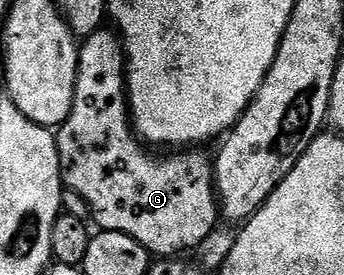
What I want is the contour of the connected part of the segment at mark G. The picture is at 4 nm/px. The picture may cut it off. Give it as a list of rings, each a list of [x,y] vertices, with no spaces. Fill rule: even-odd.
[[[100,30],[86,37],[86,39],[79,44],[79,65],[77,66],[77,78],[75,79],[73,106],[71,107],[71,113],[67,121],[59,125],[57,129],[57,139],[59,142],[59,157],[61,158],[63,183],[70,191],[81,194],[81,198],[85,198],[85,202],[91,208],[91,220],[94,221],[94,223],[99,223],[98,227],[102,229],[102,231],[129,234],[129,238],[141,242],[141,246],[145,246],[145,250],[151,253],[152,257],[175,258],[180,254],[190,253],[201,242],[205,242],[205,238],[209,238],[209,234],[220,223],[221,213],[219,210],[219,198],[215,195],[215,170],[212,157],[210,155],[206,156],[203,150],[179,150],[174,154],[163,154],[167,156],[163,156],[158,160],[157,157],[150,156],[150,154],[146,152],[148,149],[144,147],[139,137],[135,135],[127,102],[123,41],[119,39],[114,31]]]

